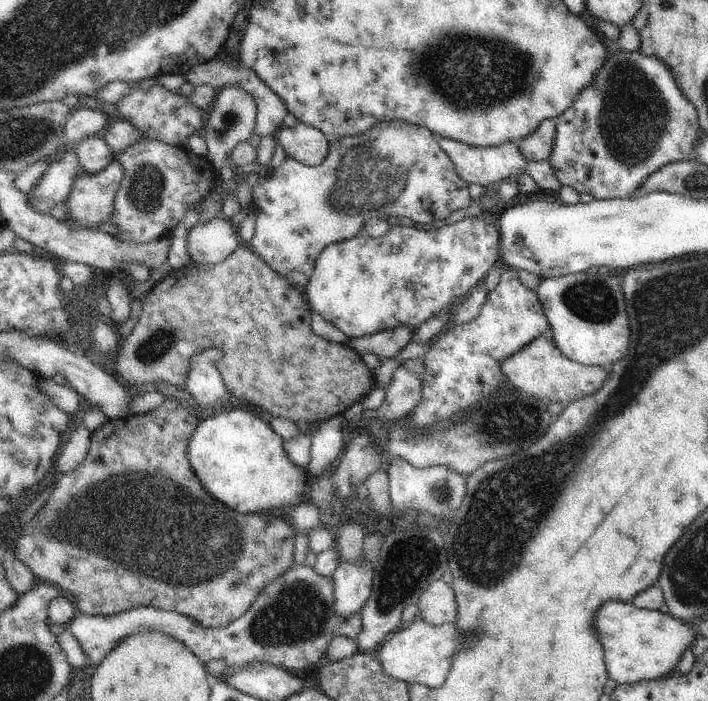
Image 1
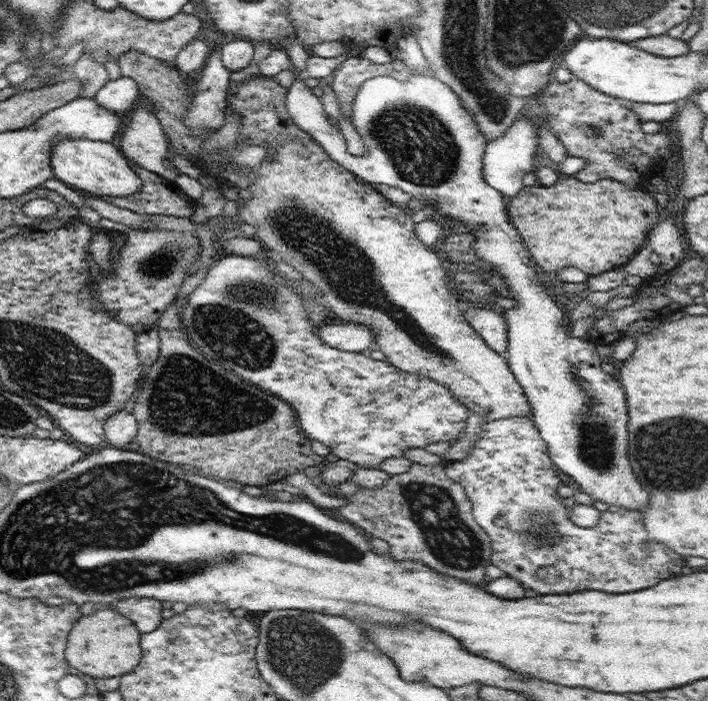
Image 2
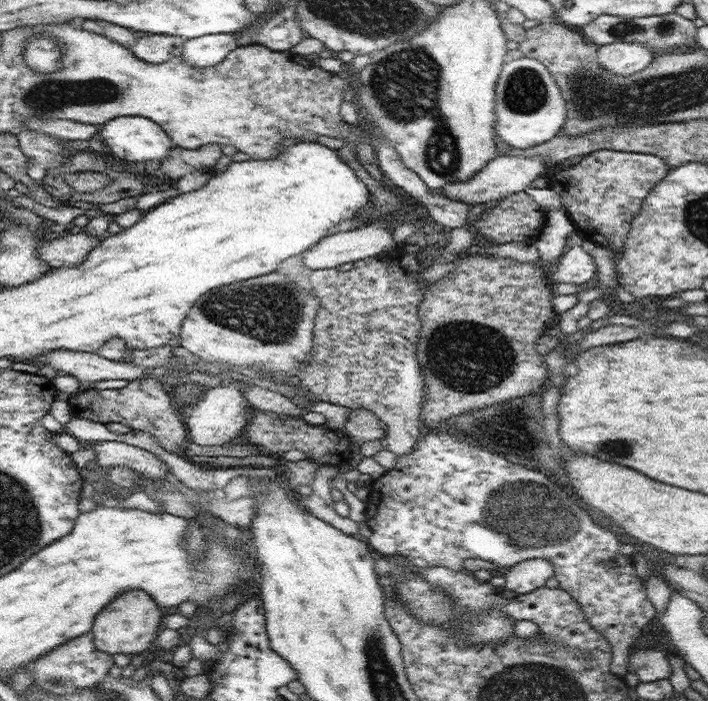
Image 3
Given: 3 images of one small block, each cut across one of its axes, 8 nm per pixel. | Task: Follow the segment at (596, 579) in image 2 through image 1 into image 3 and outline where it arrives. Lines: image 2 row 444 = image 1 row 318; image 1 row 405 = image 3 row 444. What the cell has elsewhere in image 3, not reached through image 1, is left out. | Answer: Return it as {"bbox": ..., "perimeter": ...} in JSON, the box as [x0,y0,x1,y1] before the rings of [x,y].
{"bbox":[365,430,656,676],"perimeter":[[[424,430],[413,454],[398,457],[394,467],[372,481],[365,512],[365,522],[372,534],[366,542],[377,556],[401,555],[417,570],[442,566],[461,571],[464,567],[460,560],[476,558],[504,571],[531,559],[552,562],[559,587],[580,604],[590,626],[611,644],[611,671],[624,676],[628,672],[626,664],[636,636],[644,634],[644,628],[656,616],[656,609],[646,595],[645,583],[636,575],[634,558],[620,552],[624,541],[621,536],[596,524],[586,507],[562,486],[566,485],[556,482],[554,474],[544,476],[538,470],[512,464],[466,438],[442,432],[428,434],[428,430]]]}

